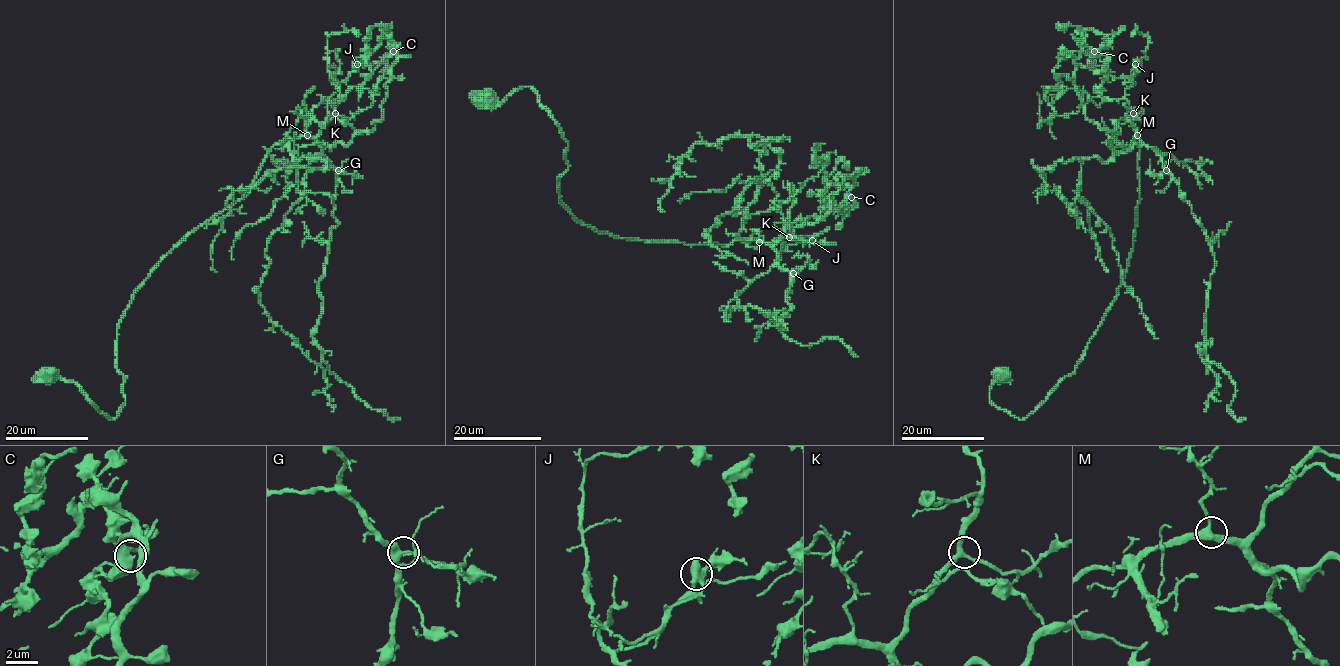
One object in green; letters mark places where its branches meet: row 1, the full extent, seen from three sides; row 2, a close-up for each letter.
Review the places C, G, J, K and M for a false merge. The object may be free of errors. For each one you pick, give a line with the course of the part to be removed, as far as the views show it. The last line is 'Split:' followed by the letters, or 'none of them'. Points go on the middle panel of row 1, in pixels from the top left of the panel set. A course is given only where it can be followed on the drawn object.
J: (812, 241), (795, 235), (791, 226)
Split: J

